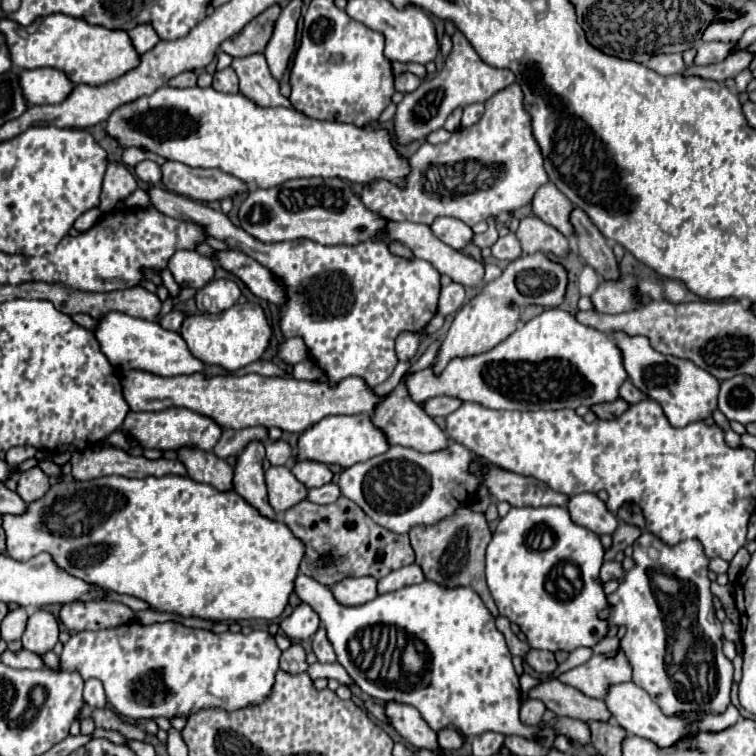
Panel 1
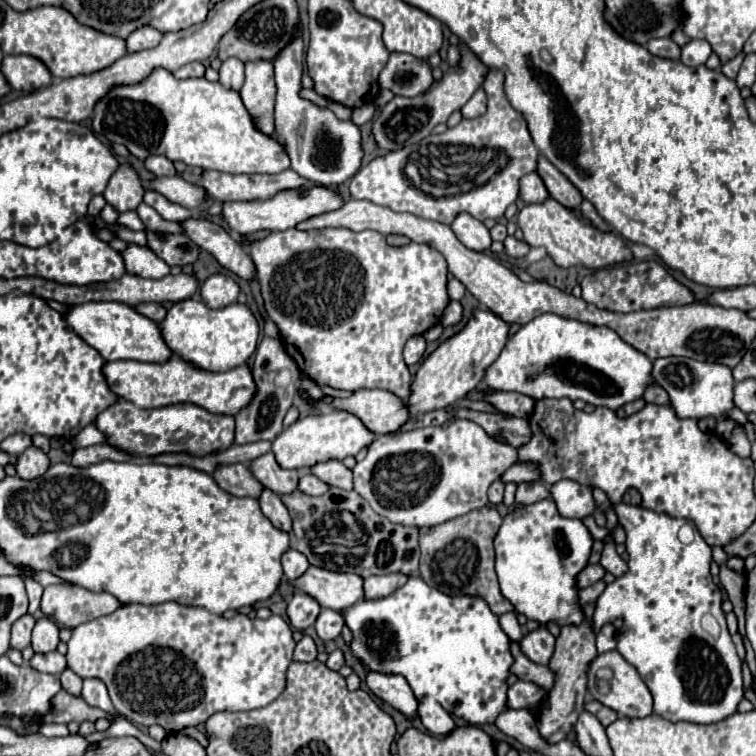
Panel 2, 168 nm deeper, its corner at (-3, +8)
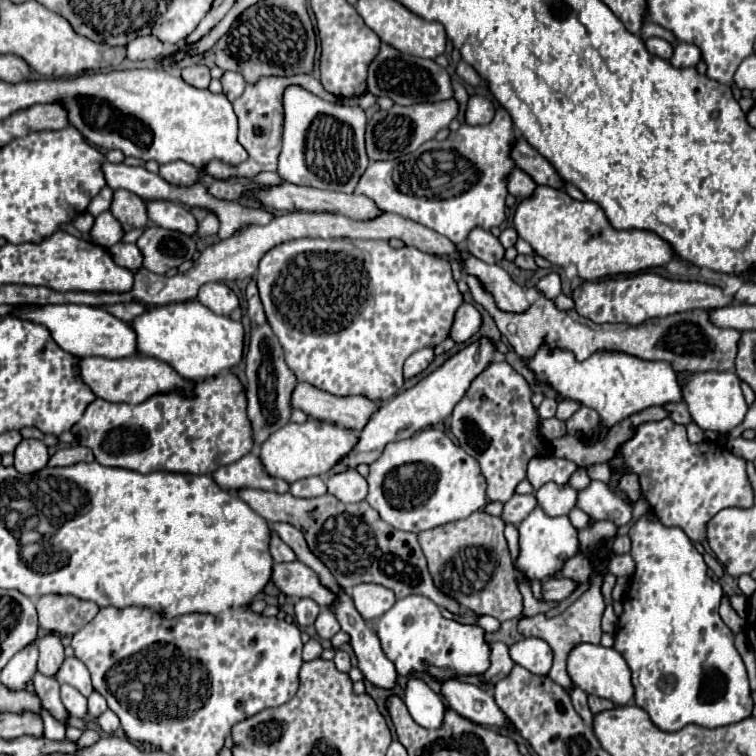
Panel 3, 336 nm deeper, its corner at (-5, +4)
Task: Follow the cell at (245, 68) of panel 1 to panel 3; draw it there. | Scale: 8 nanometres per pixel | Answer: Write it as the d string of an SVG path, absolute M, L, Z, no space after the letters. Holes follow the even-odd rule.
M305 75L303 79L301 77L289 77L289 79L265 77L265 79L259 79L255 85L247 85L245 93L233 101L233 111L235 111L237 121L239 121L237 141L243 145L243 149L249 153L249 157L247 157L247 161L243 161L239 165L229 165L229 163L219 161L219 159L209 161L205 165L205 171L211 177L215 177L215 179L229 179L229 177L253 179L257 173L277 171L277 157L281 153L281 135L283 135L281 97L289 85L321 85L321 83L311 75Z

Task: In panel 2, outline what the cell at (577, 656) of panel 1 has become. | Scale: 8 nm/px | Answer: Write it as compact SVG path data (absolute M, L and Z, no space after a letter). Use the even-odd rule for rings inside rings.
M619 503L615 505L615 511L617 511L617 517L619 517L619 523L625 527L627 531L627 553L629 553L629 571L621 577L617 577L613 583L609 583L605 587L605 591L601 593L601 597L597 599L599 605L595 603L595 613L593 613L593 633L599 633L603 625L615 621L615 619L623 619L623 627L619 629L619 641L617 641L617 651L621 653L621 657L631 663L637 673L641 675L641 679L645 681L645 685L649 687L651 695L653 695L653 709L657 715L661 715L663 719L667 721L689 721L689 723L717 723L719 719L725 719L727 715L733 715L737 711L737 703L743 699L743 679L741 679L741 659L735 651L735 645L731 641L731 635L727 631L727 627L721 627L719 633L709 633L703 629L703 615L713 615L715 617L715 607L711 607L711 603L721 603L721 591L719 587L713 583L711 579L711 573L709 573L709 565L711 565L711 547L705 543L705 539L699 535L699 531L695 531L695 541L689 543L689 545L683 545L679 543L679 527L683 523L689 523L689 521L679 521L679 519L671 519L669 515L663 515L663 513L655 513L651 509L645 509L645 507L635 507L635 505L627 505L627 503Z

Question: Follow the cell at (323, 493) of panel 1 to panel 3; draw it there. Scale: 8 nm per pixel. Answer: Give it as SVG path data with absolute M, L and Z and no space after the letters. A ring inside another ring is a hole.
M307 477L307 479L295 481L289 487L289 493L295 497L321 497L327 493L327 487L321 477Z

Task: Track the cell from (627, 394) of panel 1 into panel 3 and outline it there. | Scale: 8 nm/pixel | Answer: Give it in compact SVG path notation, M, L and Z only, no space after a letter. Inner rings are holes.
M683 401L681 403L669 403L669 405L665 405L665 409L671 413L671 419L679 425L689 425L693 421L689 411L687 411L687 405Z

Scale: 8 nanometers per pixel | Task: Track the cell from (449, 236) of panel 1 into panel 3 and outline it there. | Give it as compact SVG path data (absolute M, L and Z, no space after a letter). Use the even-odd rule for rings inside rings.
M479 227L469 233L465 247L469 249L471 255L475 255L477 259L481 259L485 263L499 263L505 257L505 249L499 243L499 239L493 237L489 231L479 229Z

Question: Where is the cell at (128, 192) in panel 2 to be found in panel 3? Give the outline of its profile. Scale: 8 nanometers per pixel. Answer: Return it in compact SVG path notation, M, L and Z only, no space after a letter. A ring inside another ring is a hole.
M125 189L115 191L111 213L121 223L123 231L141 229L141 227L145 227L149 223L143 199L133 195L131 191L125 191Z

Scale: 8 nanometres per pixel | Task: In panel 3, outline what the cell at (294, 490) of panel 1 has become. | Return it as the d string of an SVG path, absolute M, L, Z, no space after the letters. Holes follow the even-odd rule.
M253 453L241 457L231 465L219 467L213 473L213 479L225 491L239 491L239 489L261 489L261 491L275 491L275 493L289 491L289 483L267 475L265 469L261 467L259 457Z

